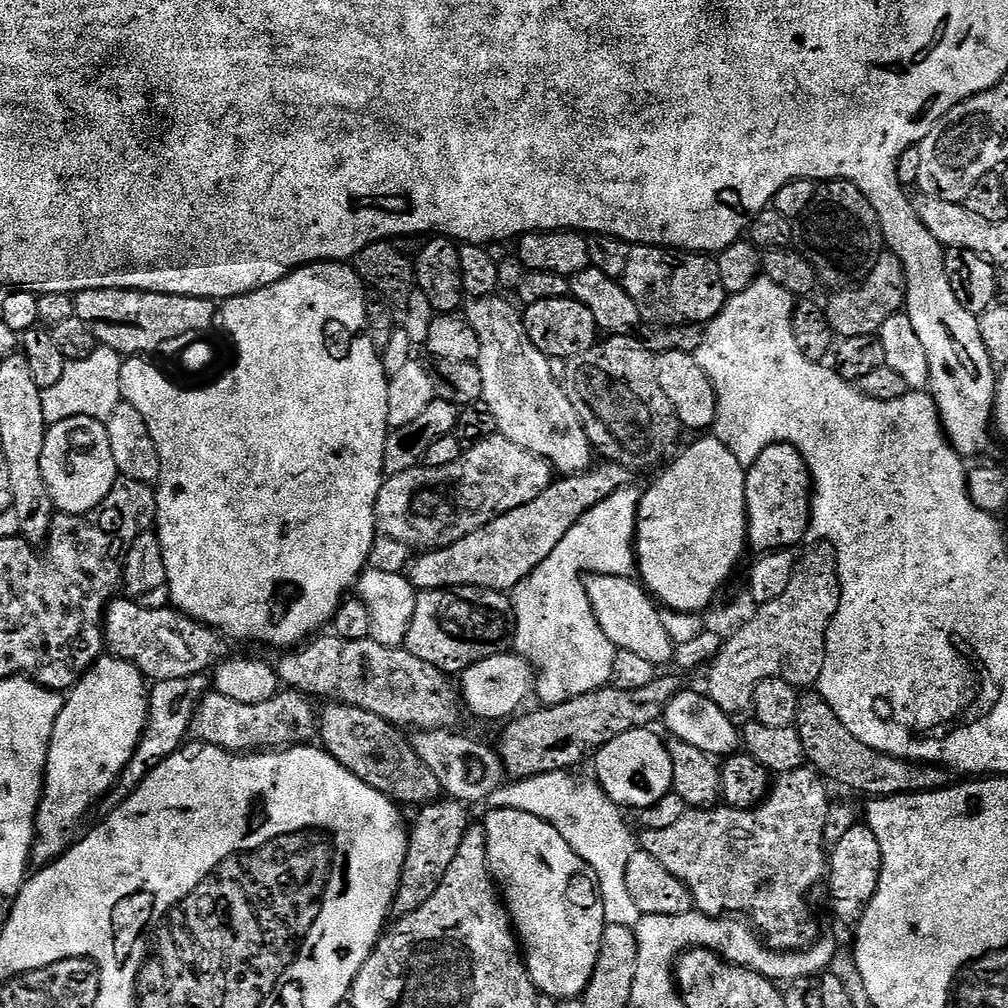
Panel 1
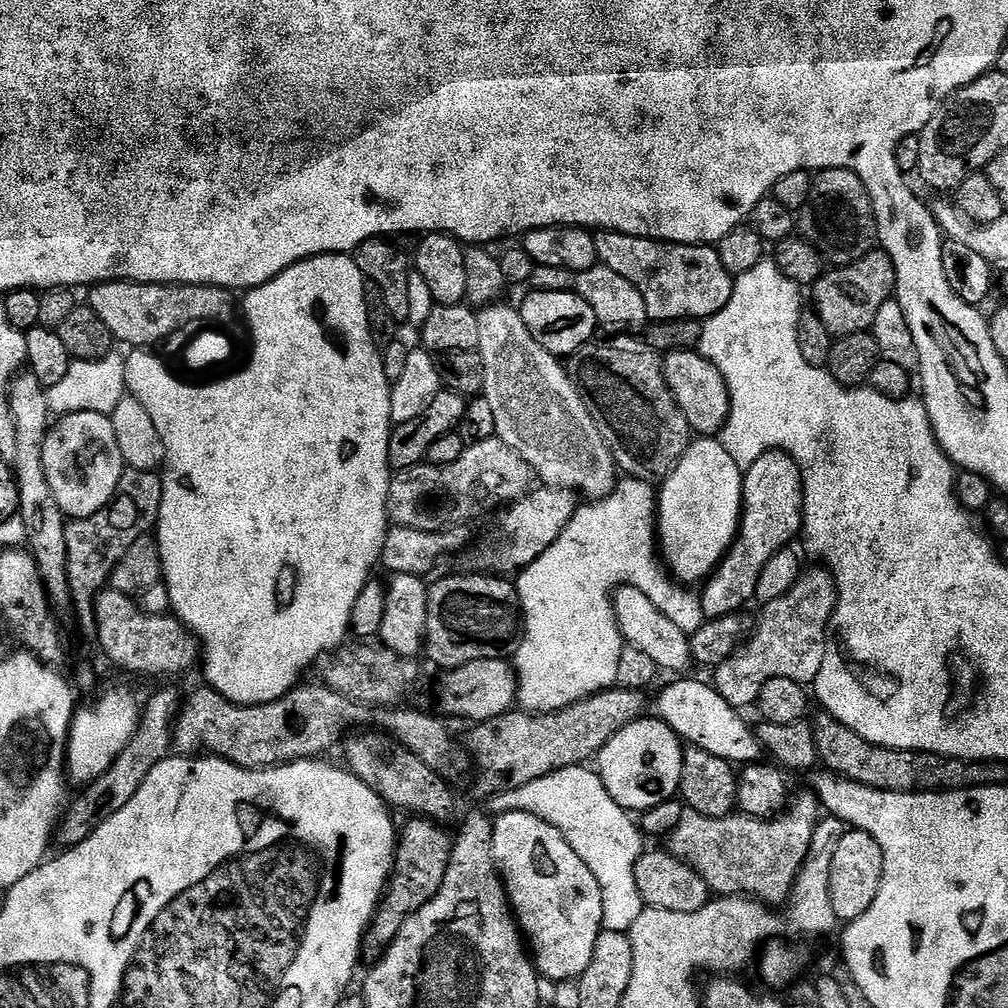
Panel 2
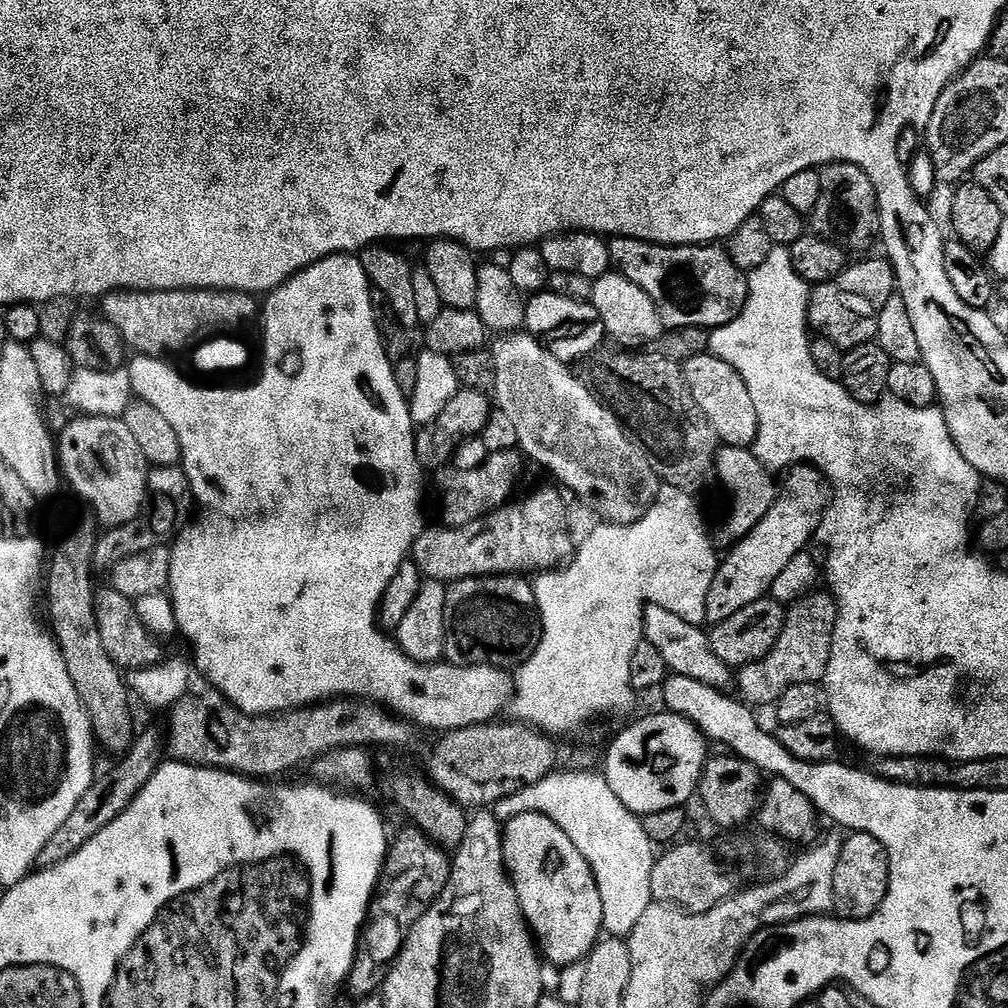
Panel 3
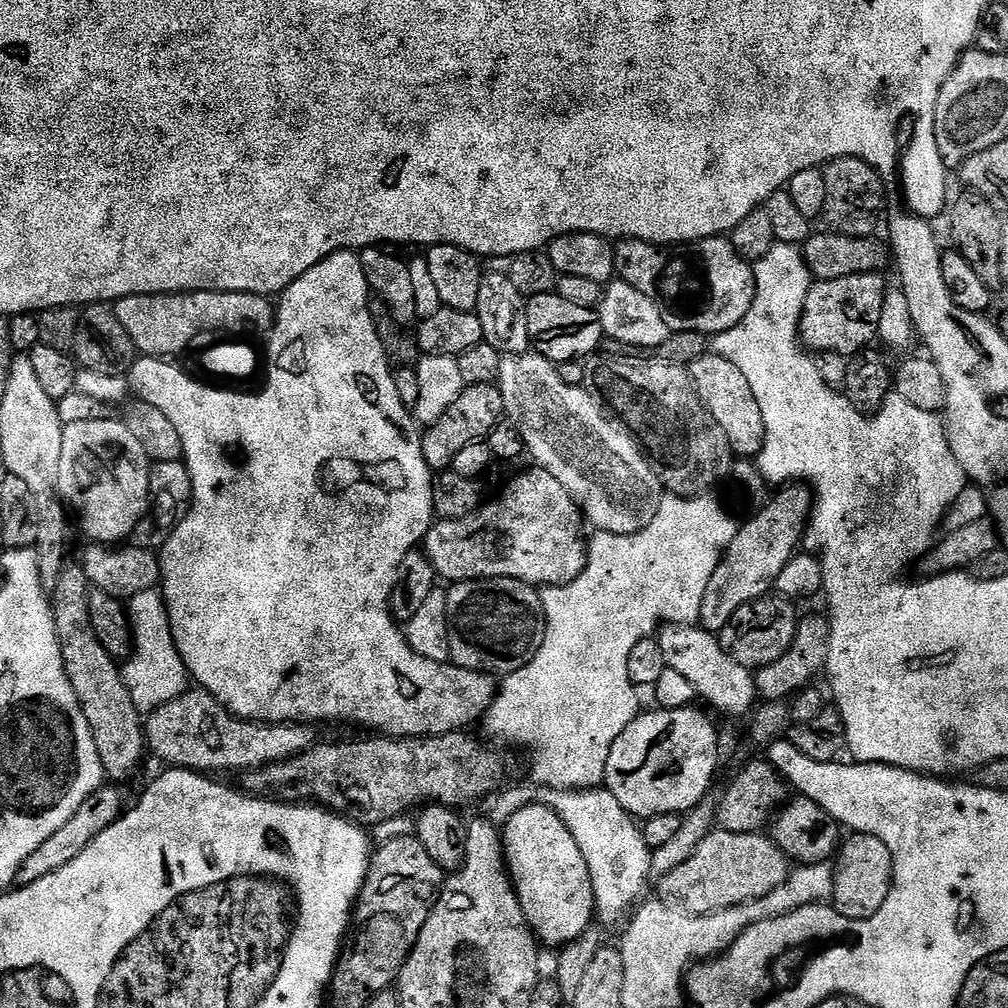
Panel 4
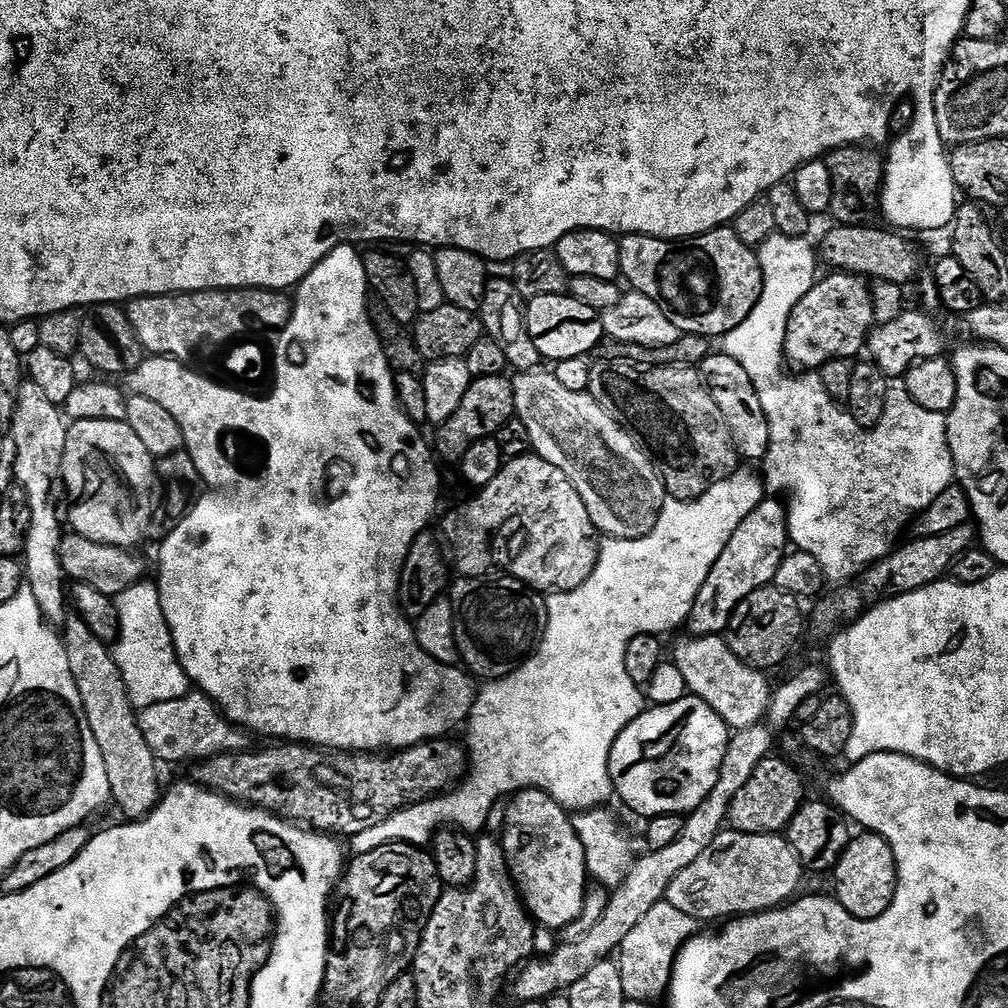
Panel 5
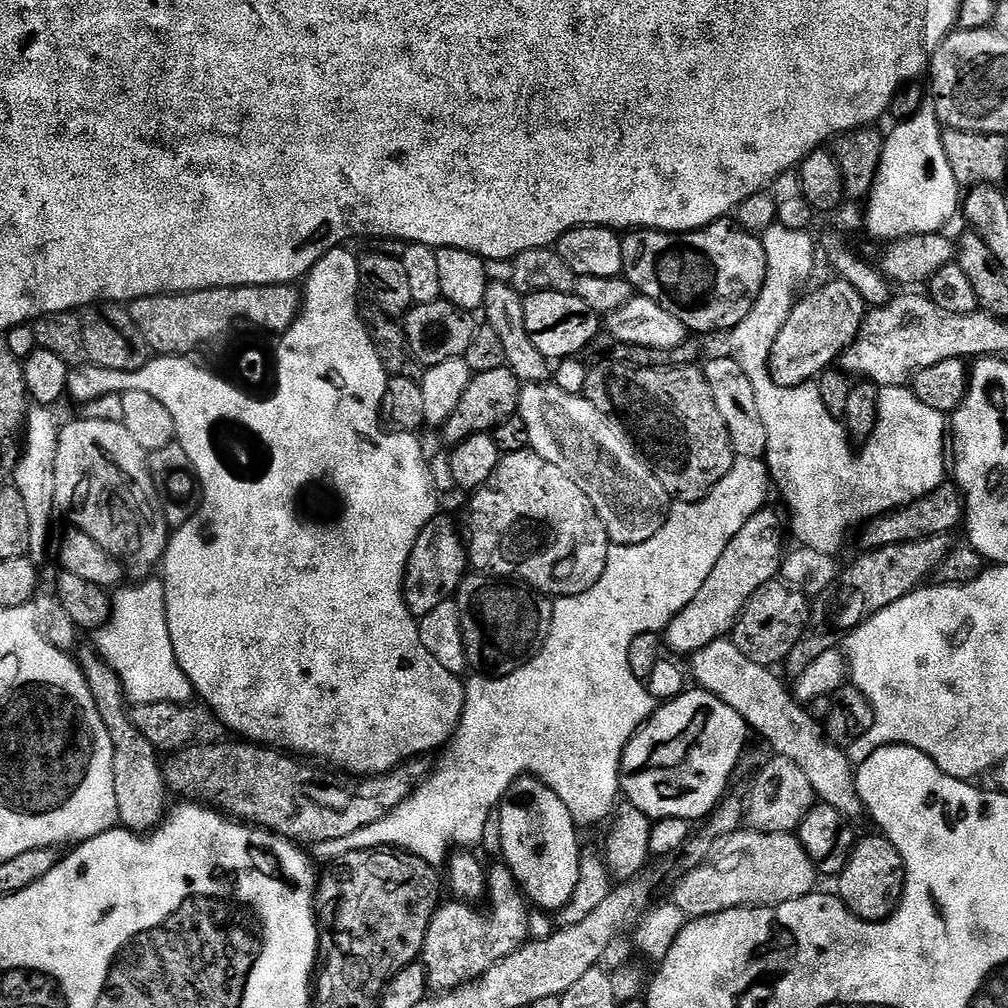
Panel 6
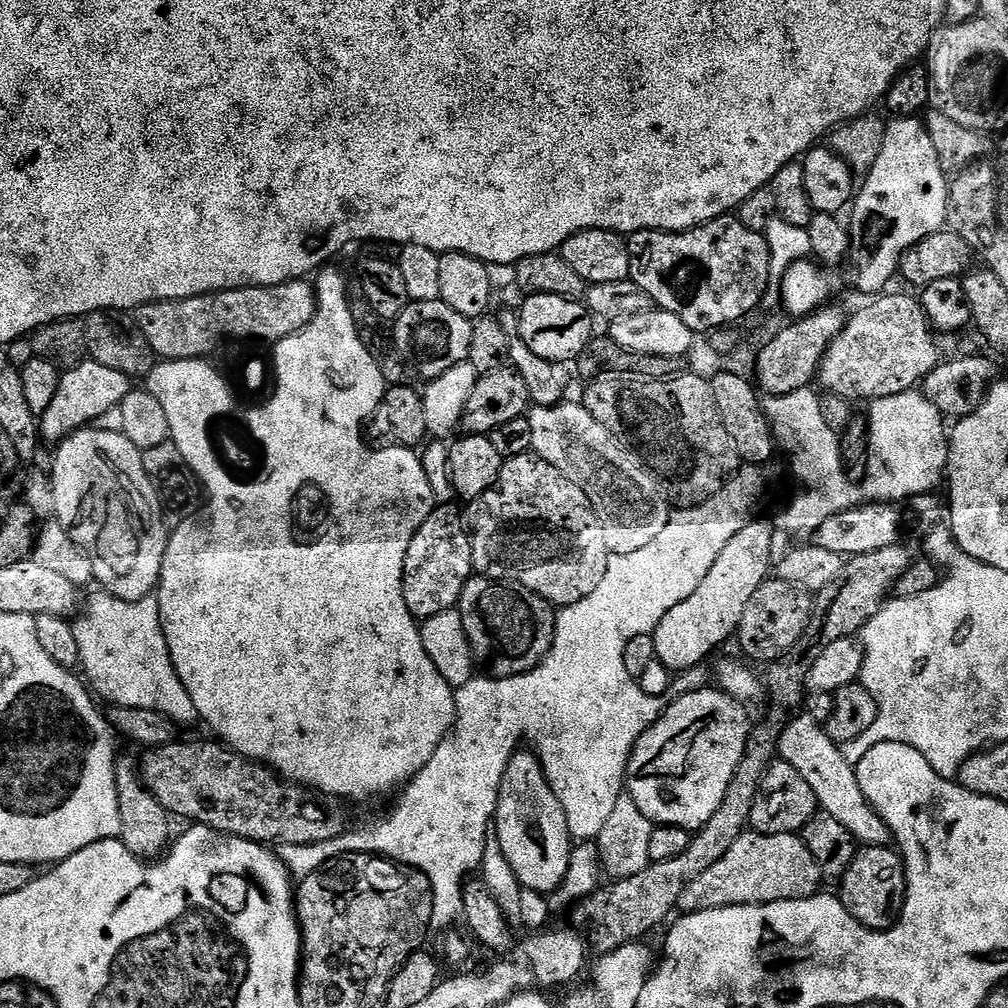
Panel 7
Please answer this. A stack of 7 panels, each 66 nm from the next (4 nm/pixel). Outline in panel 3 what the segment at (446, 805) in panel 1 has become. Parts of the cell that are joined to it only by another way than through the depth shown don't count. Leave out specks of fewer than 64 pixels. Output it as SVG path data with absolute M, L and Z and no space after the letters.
M407 827L391 837L384 869L380 872L378 895L368 905L366 923L360 939L356 941L356 956L346 981L346 988L356 998L373 995L383 985L388 969L400 955L405 935L411 932L418 918L422 918L422 914L426 914L428 907L442 894L452 873L449 853L439 848L419 828Z

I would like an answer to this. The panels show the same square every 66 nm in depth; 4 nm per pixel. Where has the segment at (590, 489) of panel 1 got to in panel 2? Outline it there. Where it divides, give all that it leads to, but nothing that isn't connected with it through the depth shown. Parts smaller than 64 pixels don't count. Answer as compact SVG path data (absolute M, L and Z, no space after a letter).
M540 486L540 489L538 488L525 496L524 499L515 501L503 513L503 515L505 514L505 540L496 540L493 544L484 544L473 554L472 564L476 567L473 569L477 573L519 574L524 569L529 568L539 556L543 555L545 550L562 534L562 530L566 530L566 526L572 520L572 516L578 507L577 493L551 486Z

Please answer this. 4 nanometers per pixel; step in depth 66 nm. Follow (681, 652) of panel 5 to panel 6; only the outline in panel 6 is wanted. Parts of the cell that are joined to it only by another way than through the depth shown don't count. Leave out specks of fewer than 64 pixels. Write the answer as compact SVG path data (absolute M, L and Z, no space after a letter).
M728 638L715 640L710 642L710 646L693 652L690 663L691 679L693 676L703 691L714 694L726 702L726 706L733 708L753 733L761 732L775 755L790 758L792 764L797 764L802 774L810 778L810 786L814 786L817 797L823 803L837 808L845 818L861 815L854 768L847 755L829 742L821 725L805 707L793 702L789 689L788 692L784 689L783 682L775 676L772 668L750 662L750 658L746 658L746 654L742 654L742 650L738 650L738 646L734 646Z

